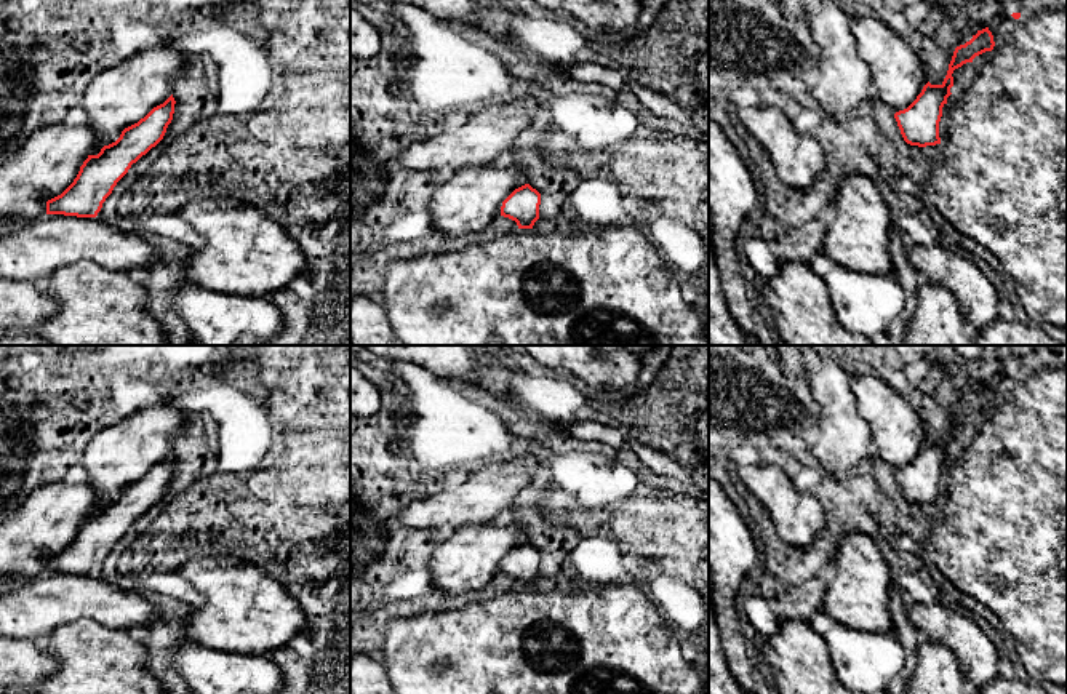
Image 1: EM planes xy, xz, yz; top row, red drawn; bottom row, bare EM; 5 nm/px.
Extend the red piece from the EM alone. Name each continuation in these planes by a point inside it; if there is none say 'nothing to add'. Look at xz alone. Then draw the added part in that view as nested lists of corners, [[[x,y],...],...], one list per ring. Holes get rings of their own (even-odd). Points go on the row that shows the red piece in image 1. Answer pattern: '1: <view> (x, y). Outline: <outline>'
nothing to add

